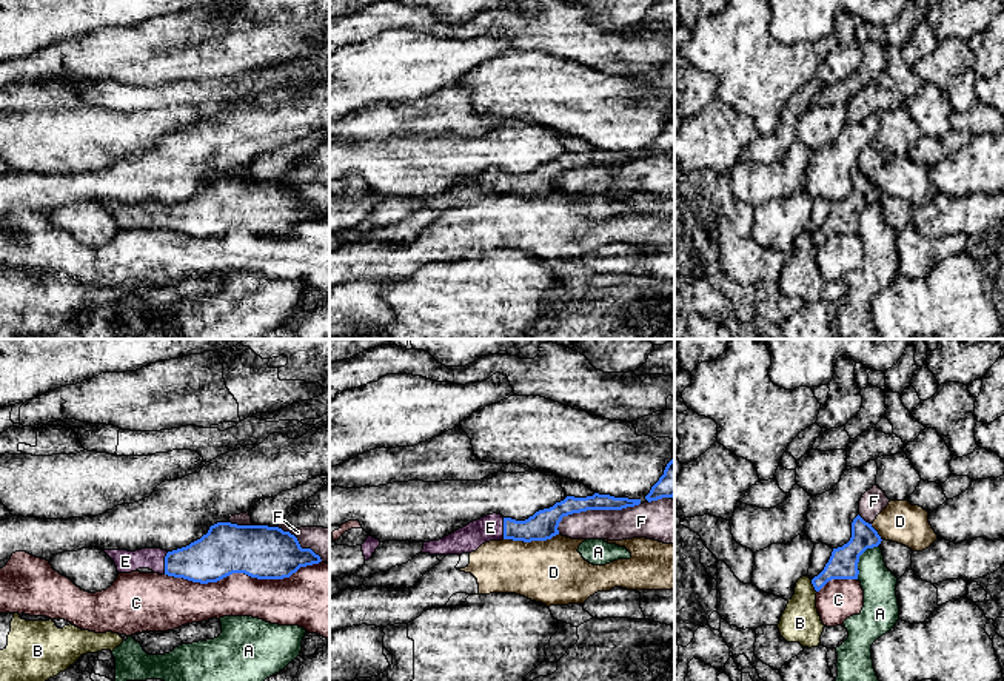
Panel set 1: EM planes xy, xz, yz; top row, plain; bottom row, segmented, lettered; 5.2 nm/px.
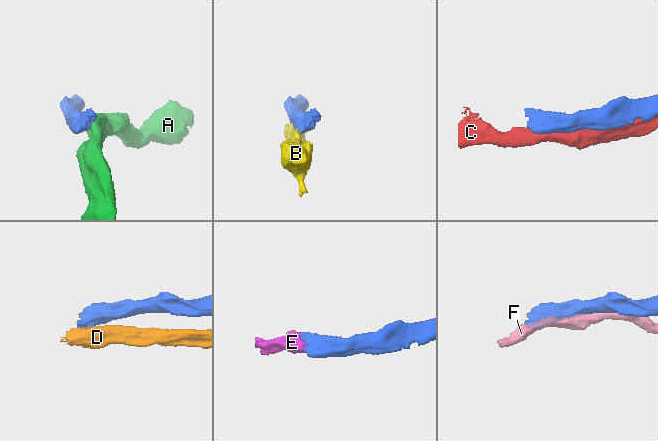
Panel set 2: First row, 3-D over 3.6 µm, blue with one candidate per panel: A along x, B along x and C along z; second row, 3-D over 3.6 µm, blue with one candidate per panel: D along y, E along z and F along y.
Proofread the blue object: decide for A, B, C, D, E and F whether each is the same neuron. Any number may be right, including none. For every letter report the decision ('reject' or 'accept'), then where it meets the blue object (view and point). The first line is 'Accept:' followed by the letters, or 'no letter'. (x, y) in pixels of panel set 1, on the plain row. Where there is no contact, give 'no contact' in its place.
Accept: E
A: reject; contact yz (858, 213)
B: reject; contact yz (813, 241)
C: reject; contact xy (240, 227)
D: reject; contact xz (530, 196)
E: accept; contact xy (165, 218)
F: reject; contact xz (593, 164)

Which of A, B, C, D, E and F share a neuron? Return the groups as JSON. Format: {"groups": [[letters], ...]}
{"groups": [["A"], ["B"], ["C"], ["D"], ["E"], ["F"]]}

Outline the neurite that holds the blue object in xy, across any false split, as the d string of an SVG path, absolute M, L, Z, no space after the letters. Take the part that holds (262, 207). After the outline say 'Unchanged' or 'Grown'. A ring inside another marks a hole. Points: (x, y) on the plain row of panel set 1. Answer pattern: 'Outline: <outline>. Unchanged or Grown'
Outline: M217 177L200 194L172 206L103 206L114 216L119 228L149 223L159 230L200 239L217 237L233 228L257 234L283 234L300 222L322 216L311 203L302 203L294 190L279 182L231 177Z. Grown

